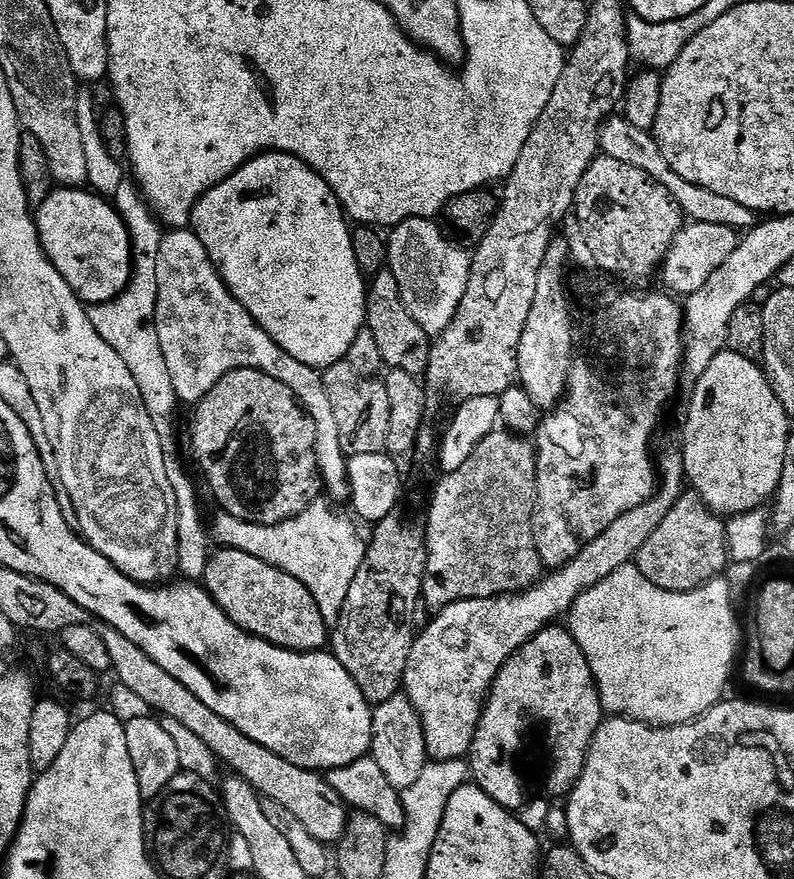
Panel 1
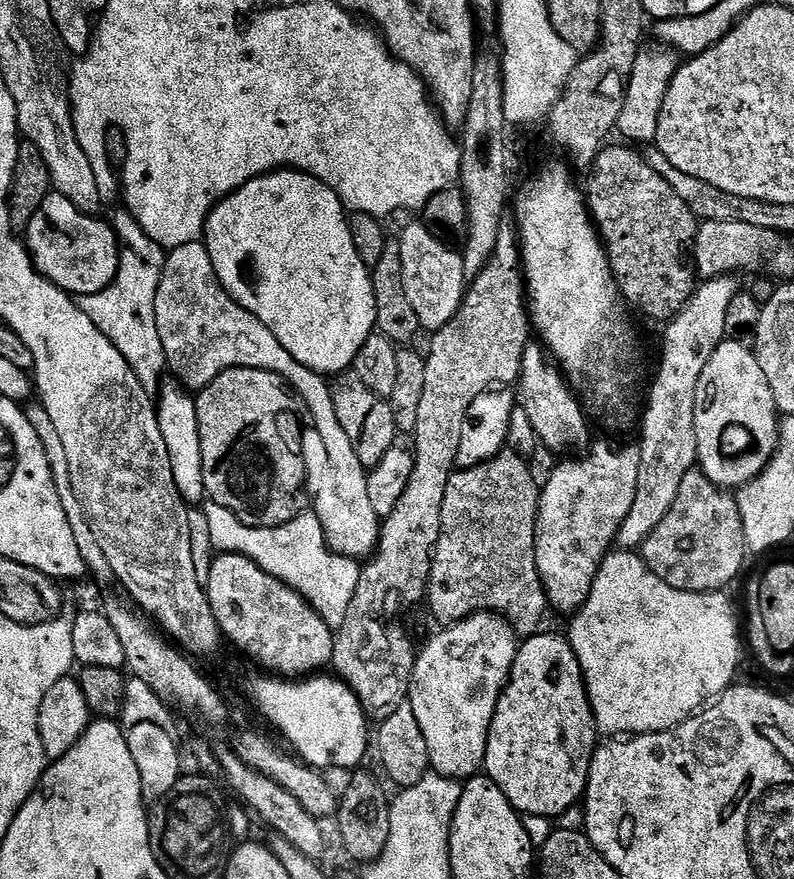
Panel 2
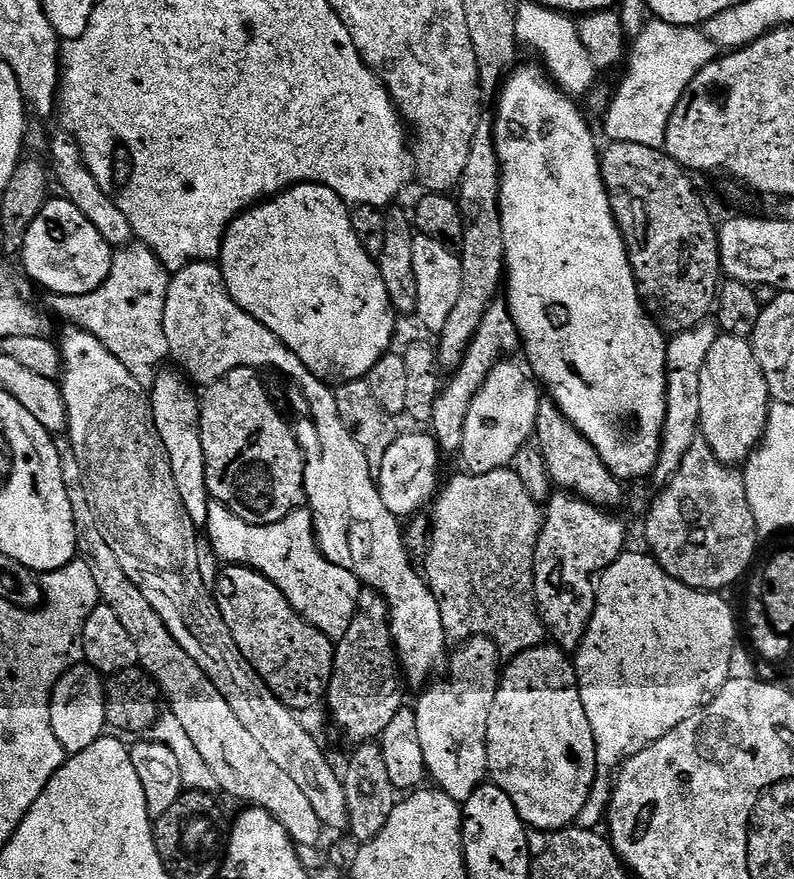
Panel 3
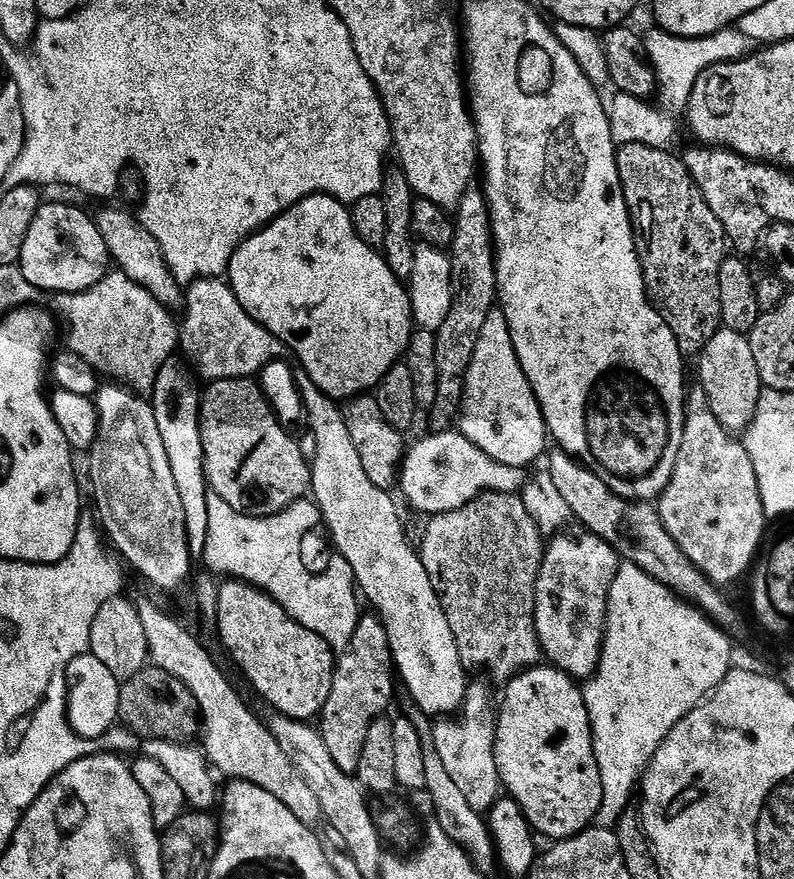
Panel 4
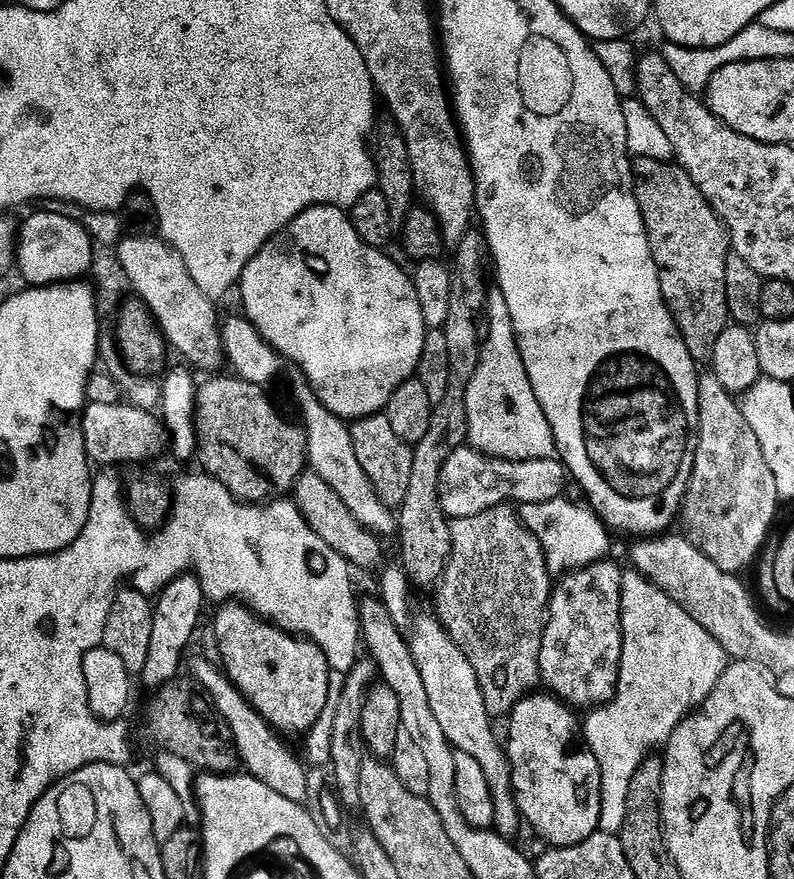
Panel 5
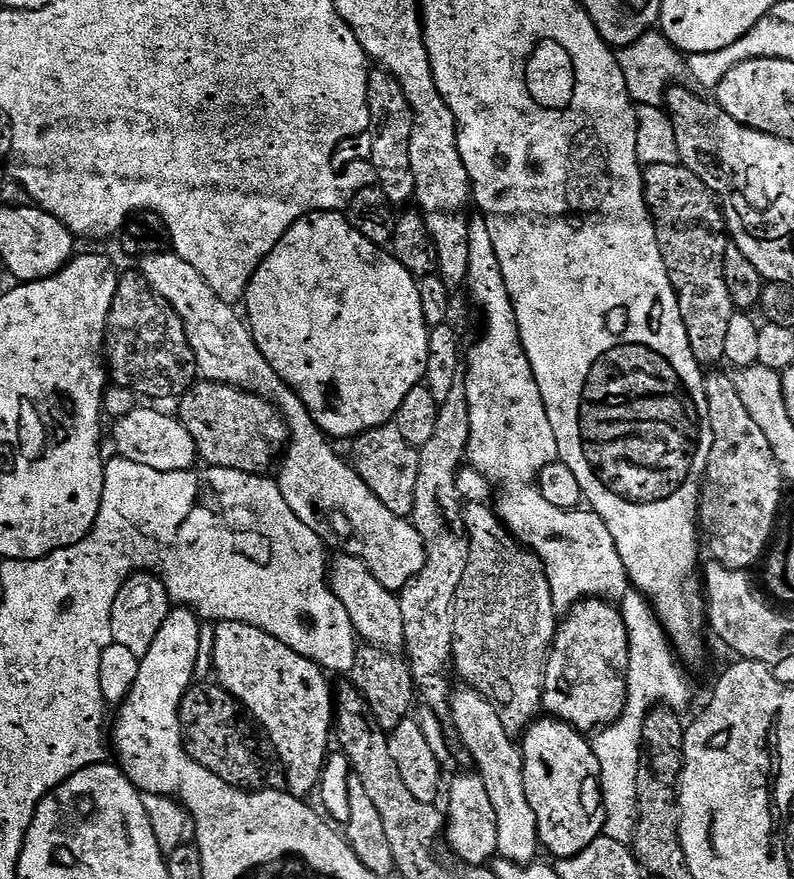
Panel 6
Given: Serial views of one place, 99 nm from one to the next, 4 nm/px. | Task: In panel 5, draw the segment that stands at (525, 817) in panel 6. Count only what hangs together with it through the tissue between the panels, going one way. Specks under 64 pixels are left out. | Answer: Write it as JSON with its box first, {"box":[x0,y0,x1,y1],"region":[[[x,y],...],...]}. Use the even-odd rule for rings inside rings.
{"box":[379,567,522,837],"region":[[[403,567],[388,568],[380,576],[379,599],[383,600],[390,618],[398,626],[398,630],[404,634],[408,642],[408,648],[412,652],[414,662],[418,666],[418,674],[422,674],[422,686],[426,686],[426,698],[430,698],[430,710],[434,710],[434,718],[442,725],[446,738],[452,743],[452,747],[462,754],[470,754],[478,766],[482,766],[482,774],[486,774],[486,782],[490,786],[490,798],[494,798],[494,828],[501,836],[515,837],[515,832],[522,827],[520,808],[516,804],[516,791],[512,788],[512,763],[508,760],[505,745],[496,737],[492,729],[493,717],[486,710],[486,698],[482,694],[482,686],[478,682],[478,674],[474,674],[474,666],[470,666],[470,658],[458,650],[458,646],[450,638],[450,634],[441,626],[435,615],[427,616],[424,612],[416,612],[416,604],[412,601],[414,585],[404,573]]]}

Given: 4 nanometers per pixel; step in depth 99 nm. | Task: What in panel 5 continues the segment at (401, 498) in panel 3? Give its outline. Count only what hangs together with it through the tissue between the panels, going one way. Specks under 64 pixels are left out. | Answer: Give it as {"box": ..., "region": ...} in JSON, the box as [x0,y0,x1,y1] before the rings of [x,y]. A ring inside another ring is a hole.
{"box":[439,446,568,519],"region":[[[471,446],[456,448],[443,464],[439,476],[439,500],[449,519],[473,517],[500,504],[527,506],[561,497],[568,483],[563,461],[550,459],[504,460],[494,459]]]}

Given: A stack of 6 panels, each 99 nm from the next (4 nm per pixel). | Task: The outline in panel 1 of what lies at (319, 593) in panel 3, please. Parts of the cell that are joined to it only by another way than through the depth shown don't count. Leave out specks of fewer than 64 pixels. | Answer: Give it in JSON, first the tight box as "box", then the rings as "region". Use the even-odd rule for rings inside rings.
{"box":[210,499,366,626],"region":[[[327,499],[315,500],[293,520],[274,526],[251,524],[220,510],[216,521],[210,524],[210,532],[217,545],[254,554],[254,558],[262,558],[262,562],[298,578],[310,590],[314,602],[318,602],[324,621],[334,626],[340,621],[346,594],[350,594],[350,582],[354,582],[354,574],[358,574],[358,566],[364,561],[366,540],[356,533],[355,526],[346,517],[332,512],[331,506]]]}

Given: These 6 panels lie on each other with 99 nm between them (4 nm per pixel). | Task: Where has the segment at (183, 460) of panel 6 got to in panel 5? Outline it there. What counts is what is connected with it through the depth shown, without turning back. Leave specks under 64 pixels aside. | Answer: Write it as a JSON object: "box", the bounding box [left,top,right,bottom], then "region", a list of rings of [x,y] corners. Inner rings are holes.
{"box":[80,402,166,466],"region":[[[127,402],[110,406],[88,404],[82,413],[80,429],[84,435],[88,459],[96,466],[132,464],[166,452],[166,431],[163,423],[152,412],[136,408]]]}

